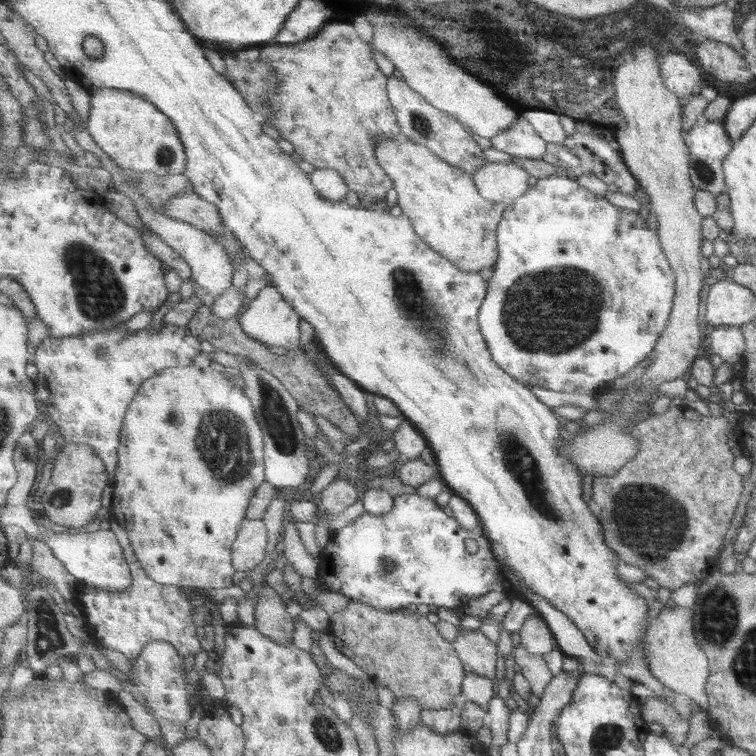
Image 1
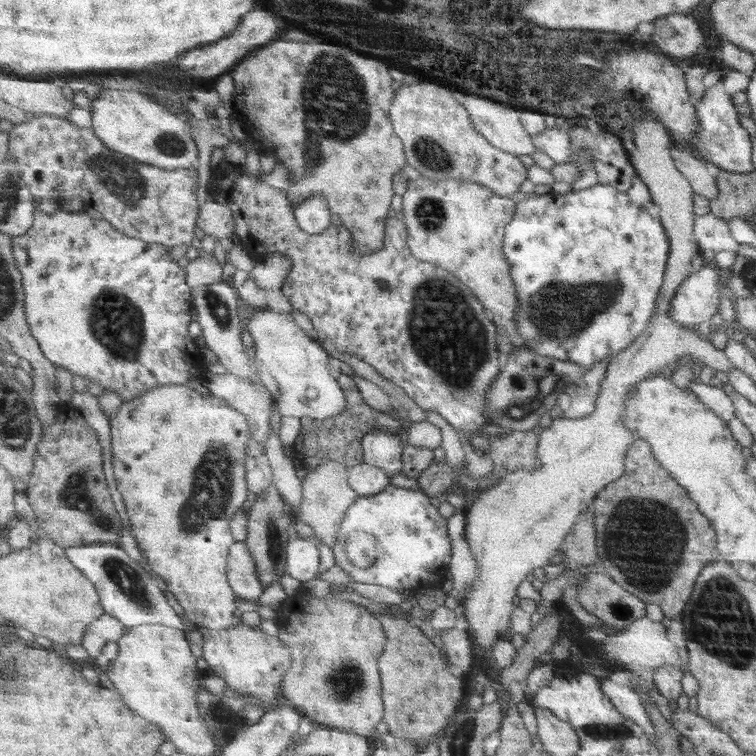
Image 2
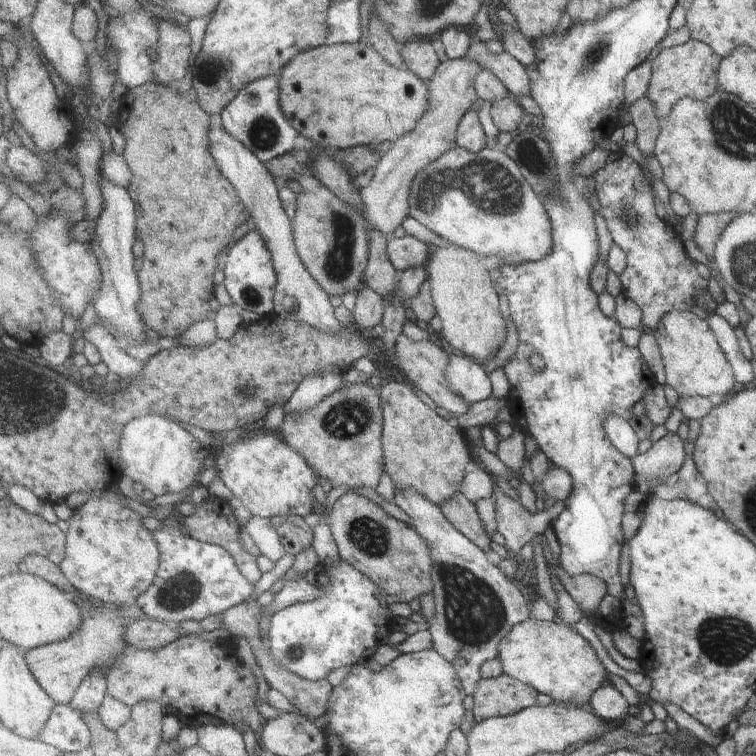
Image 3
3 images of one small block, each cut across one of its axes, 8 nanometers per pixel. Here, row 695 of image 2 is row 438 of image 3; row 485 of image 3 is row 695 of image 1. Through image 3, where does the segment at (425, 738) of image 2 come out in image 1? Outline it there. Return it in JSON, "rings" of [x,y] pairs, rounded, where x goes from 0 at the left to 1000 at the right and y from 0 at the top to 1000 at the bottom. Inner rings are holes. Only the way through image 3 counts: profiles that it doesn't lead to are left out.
{"rings":[[[460,795],[456,806],[435,817],[440,831],[438,847],[444,857],[474,880],[493,901],[522,915],[522,925],[549,923],[558,939],[603,939],[611,926],[616,886],[604,858],[582,837],[581,829],[546,806],[513,808],[480,795]]]}

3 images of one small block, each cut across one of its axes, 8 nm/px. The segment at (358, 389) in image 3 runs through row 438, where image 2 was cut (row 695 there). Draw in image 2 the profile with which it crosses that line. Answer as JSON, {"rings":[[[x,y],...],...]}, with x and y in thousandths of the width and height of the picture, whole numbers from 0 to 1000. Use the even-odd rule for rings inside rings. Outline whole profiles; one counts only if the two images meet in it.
{"rings":[[[397,780],[393,786],[377,794],[366,806],[364,820],[369,829],[368,841],[376,853],[385,861],[388,878],[385,886],[377,893],[373,902],[374,921],[378,930],[388,931],[401,942],[403,947],[413,951],[418,958],[430,958],[435,963],[446,964],[454,968],[467,968],[478,971],[478,974],[497,975],[499,958],[508,952],[508,922],[505,918],[505,892],[501,892],[503,880],[499,881],[503,868],[508,864],[509,856],[513,852],[513,837],[508,832],[508,824],[503,821],[499,812],[493,812],[485,804],[476,800],[475,796],[464,796],[462,792],[451,792],[448,787],[435,784],[429,791],[411,790],[403,780]]]}

